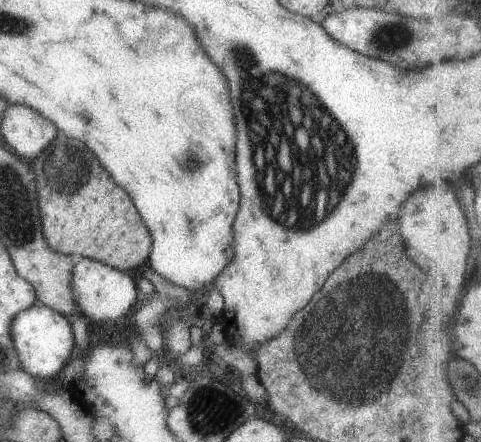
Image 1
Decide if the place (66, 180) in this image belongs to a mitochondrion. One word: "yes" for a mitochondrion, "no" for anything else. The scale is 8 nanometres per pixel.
yes

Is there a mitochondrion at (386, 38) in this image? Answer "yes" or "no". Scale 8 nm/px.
yes

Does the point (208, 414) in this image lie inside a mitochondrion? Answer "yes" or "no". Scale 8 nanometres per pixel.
yes

